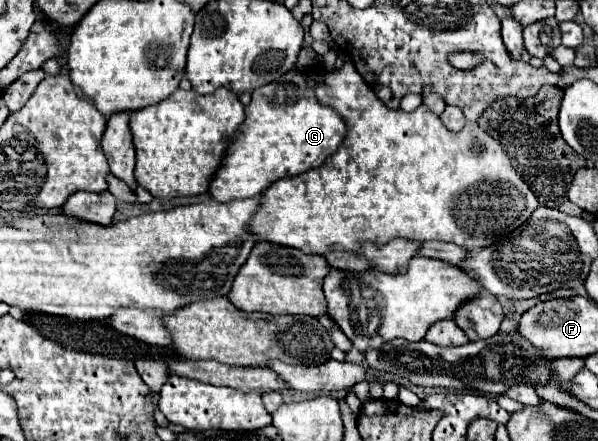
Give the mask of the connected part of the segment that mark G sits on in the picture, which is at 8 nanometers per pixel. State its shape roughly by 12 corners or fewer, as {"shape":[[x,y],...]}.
{"shape":[[290,70],[252,92],[210,182],[260,196],[324,164],[344,118]]}

